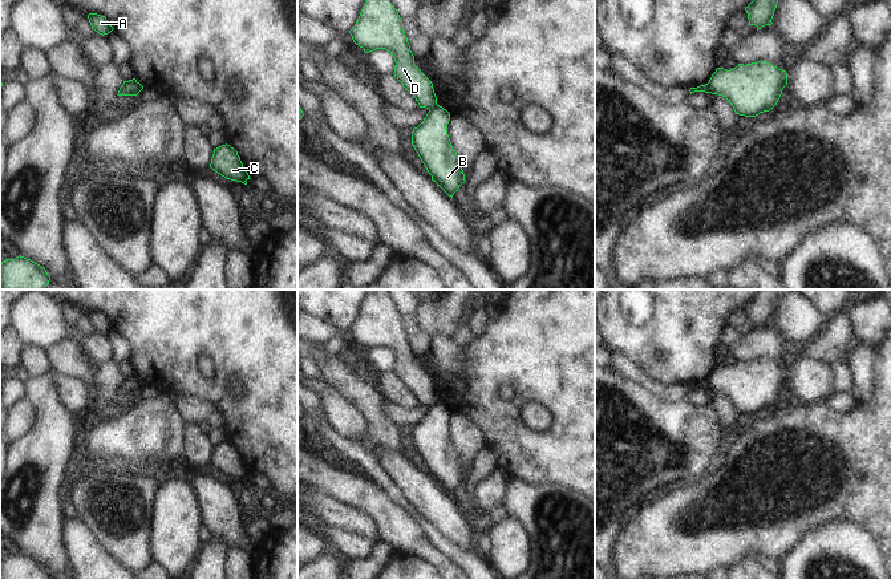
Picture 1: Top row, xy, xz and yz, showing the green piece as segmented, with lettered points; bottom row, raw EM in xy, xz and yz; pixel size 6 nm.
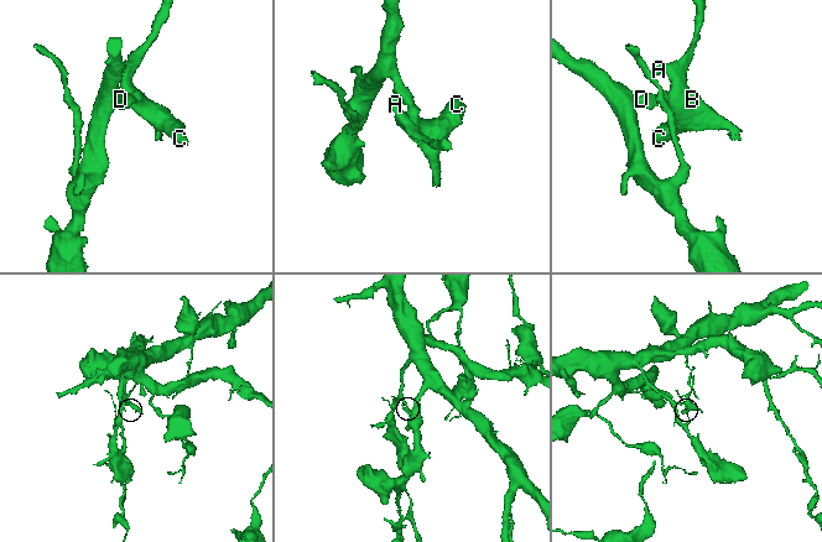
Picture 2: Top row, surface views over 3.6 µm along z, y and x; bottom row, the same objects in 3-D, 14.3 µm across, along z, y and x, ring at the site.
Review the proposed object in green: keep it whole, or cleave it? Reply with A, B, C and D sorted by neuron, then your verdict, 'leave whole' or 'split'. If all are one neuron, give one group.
groups A B C / D; split

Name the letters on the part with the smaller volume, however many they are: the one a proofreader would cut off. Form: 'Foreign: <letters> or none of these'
Foreign: A, B, C

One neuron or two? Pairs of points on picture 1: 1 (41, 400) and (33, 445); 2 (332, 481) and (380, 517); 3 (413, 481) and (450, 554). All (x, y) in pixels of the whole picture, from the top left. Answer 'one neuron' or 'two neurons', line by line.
1: one neuron
2: one neuron
3: two neurons

